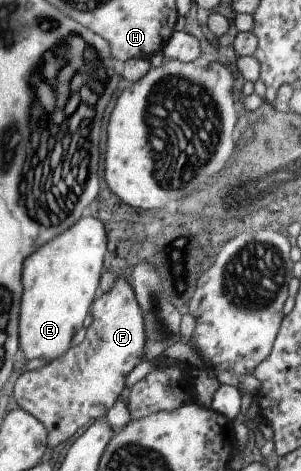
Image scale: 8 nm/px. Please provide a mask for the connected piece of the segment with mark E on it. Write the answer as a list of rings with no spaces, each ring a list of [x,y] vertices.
[[[93,216],[81,218],[73,228],[69,228],[69,232],[63,232],[61,236],[57,236],[55,240],[25,258],[22,264],[23,302],[19,318],[19,344],[29,361],[35,358],[51,362],[62,357],[71,348],[71,340],[75,333],[83,328],[83,322],[97,296],[99,280],[108,258],[105,228],[103,223]]]

